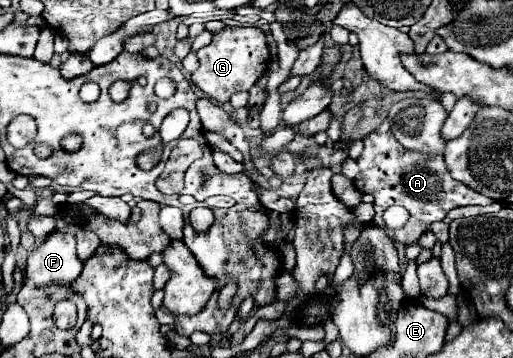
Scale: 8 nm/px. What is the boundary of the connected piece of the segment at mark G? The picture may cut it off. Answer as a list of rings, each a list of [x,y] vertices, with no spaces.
[[[225,27],[213,33],[213,39],[207,47],[199,49],[197,53],[199,69],[191,73],[191,81],[207,95],[207,99],[227,103],[233,93],[249,91],[251,85],[267,71],[271,61],[269,45],[265,33],[257,27]]]

